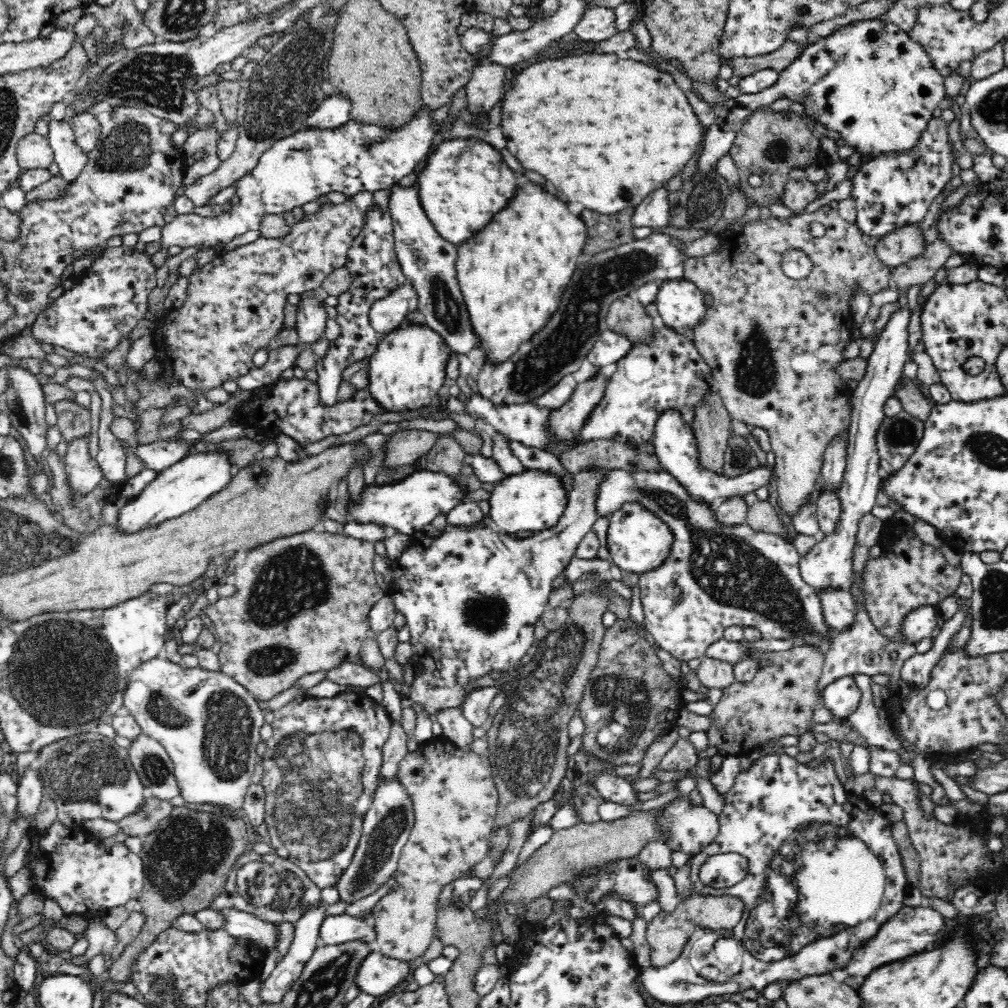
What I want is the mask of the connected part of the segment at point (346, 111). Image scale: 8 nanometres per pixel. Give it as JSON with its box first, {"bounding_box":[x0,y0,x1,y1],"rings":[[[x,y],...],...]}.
{"bounding_box":[304,92,350,131],"rings":[[[337,92],[327,96],[326,100],[313,110],[304,127],[310,130],[334,128],[339,131],[348,120],[350,120],[350,103]]]}

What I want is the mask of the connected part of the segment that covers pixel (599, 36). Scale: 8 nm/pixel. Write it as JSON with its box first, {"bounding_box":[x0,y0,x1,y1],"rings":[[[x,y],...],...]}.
{"bounding_box":[575,7,618,42],"rings":[[[595,7],[576,24],[575,33],[581,42],[604,42],[618,34],[616,13],[612,8]]]}

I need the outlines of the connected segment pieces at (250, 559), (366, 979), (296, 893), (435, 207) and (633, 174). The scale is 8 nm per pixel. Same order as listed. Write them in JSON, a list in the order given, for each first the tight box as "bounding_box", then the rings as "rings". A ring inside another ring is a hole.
[{"bounding_box":[202,528,388,701],"rings":[[[314,528],[275,538],[246,551],[246,558],[231,575],[236,593],[202,608],[204,616],[214,624],[215,640],[221,644],[219,671],[246,687],[256,699],[270,701],[280,692],[294,687],[306,674],[332,670],[342,662],[357,661],[362,643],[371,635],[369,612],[375,602],[388,595],[378,585],[374,572],[376,549],[373,542]]]},{"bounding_box":[356,951,409,1000],"rings":[[[373,951],[358,972],[356,986],[381,1000],[400,990],[409,979],[408,962]]]},{"bounding_box":[209,847,321,923],"rings":[[[252,847],[241,854],[230,869],[224,890],[209,904],[209,908],[222,911],[224,908],[254,914],[265,921],[295,923],[308,908],[321,898],[321,888],[296,864],[286,858],[264,856]]]},{"bounding_box":[415,134,518,246],"rings":[[[480,134],[464,139],[450,138],[437,145],[428,157],[426,165],[419,172],[415,186],[422,207],[425,208],[426,215],[434,224],[436,231],[447,242],[456,246],[464,245],[478,232],[482,232],[490,224],[490,220],[516,198],[518,192],[516,174],[504,162],[502,152],[498,152],[492,144],[483,141]]]},{"bounding_box":[499,52,704,215],"rings":[[[580,52],[534,63],[511,77],[509,85],[503,89],[499,108],[499,112],[502,112],[500,124],[502,124],[502,134],[506,140],[506,150],[526,170],[532,170],[532,172],[544,176],[546,180],[550,180],[558,192],[568,196],[570,202],[580,202],[588,210],[594,210],[604,215],[622,214],[627,208],[638,206],[650,192],[655,191],[658,186],[662,186],[666,180],[681,174],[680,170],[684,169],[682,166],[686,164],[686,160],[690,156],[694,156],[698,152],[698,143],[704,136],[704,129],[688,103],[688,98],[670,74],[646,63],[634,61],[629,57],[621,58],[617,53]]]}]

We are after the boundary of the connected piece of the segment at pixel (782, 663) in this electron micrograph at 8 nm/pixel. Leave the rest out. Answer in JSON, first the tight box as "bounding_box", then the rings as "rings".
{"bounding_box":[706,646,825,757],"rings":[[[796,646],[789,650],[763,651],[758,656],[759,669],[750,682],[735,680],[724,687],[720,702],[710,712],[710,726],[706,730],[709,748],[716,748],[718,755],[746,757],[750,752],[759,750],[770,740],[780,740],[784,736],[800,737],[810,730],[814,710],[825,706],[820,678],[824,664],[824,654],[813,646]]]}

